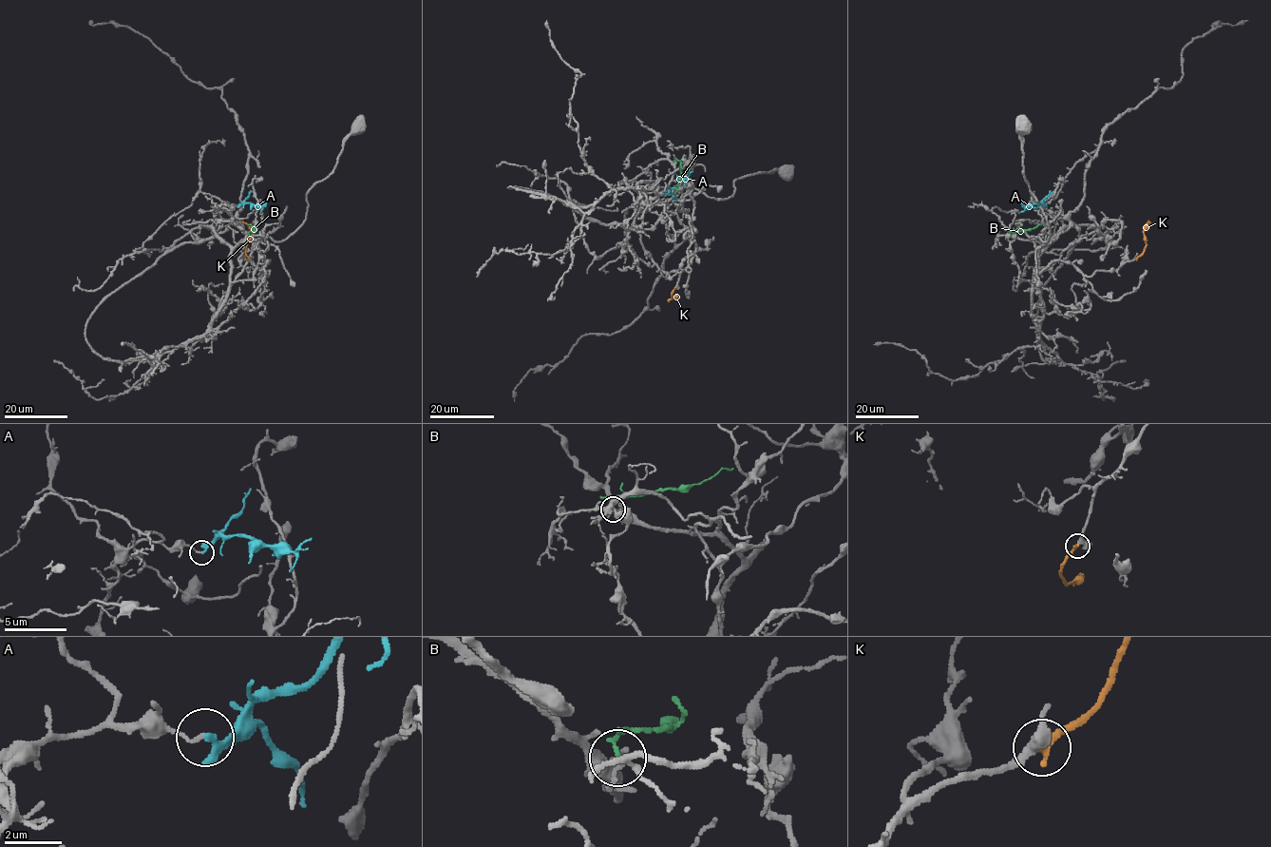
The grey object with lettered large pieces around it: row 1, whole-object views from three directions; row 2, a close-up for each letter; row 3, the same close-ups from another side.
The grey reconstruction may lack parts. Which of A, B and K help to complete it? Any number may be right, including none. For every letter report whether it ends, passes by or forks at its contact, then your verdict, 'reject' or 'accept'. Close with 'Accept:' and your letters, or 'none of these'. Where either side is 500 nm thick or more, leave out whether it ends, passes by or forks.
A: it ends | reject
B: it ends | reject
K: it ends | accept
Accept: K

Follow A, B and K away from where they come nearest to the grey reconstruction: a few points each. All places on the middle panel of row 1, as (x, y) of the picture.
A: (665, 193), (689, 176), (687, 170)
B: (675, 160), (680, 162), (681, 175), (674, 192)
K: (675, 288), (672, 296), (676, 296), (668, 299)

